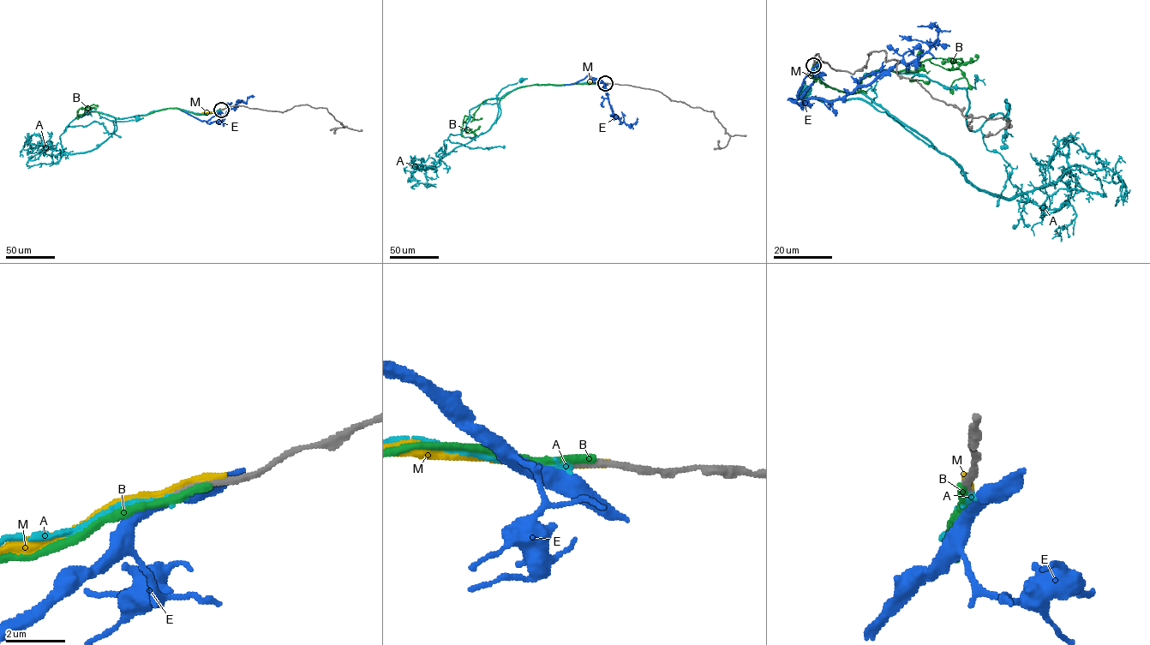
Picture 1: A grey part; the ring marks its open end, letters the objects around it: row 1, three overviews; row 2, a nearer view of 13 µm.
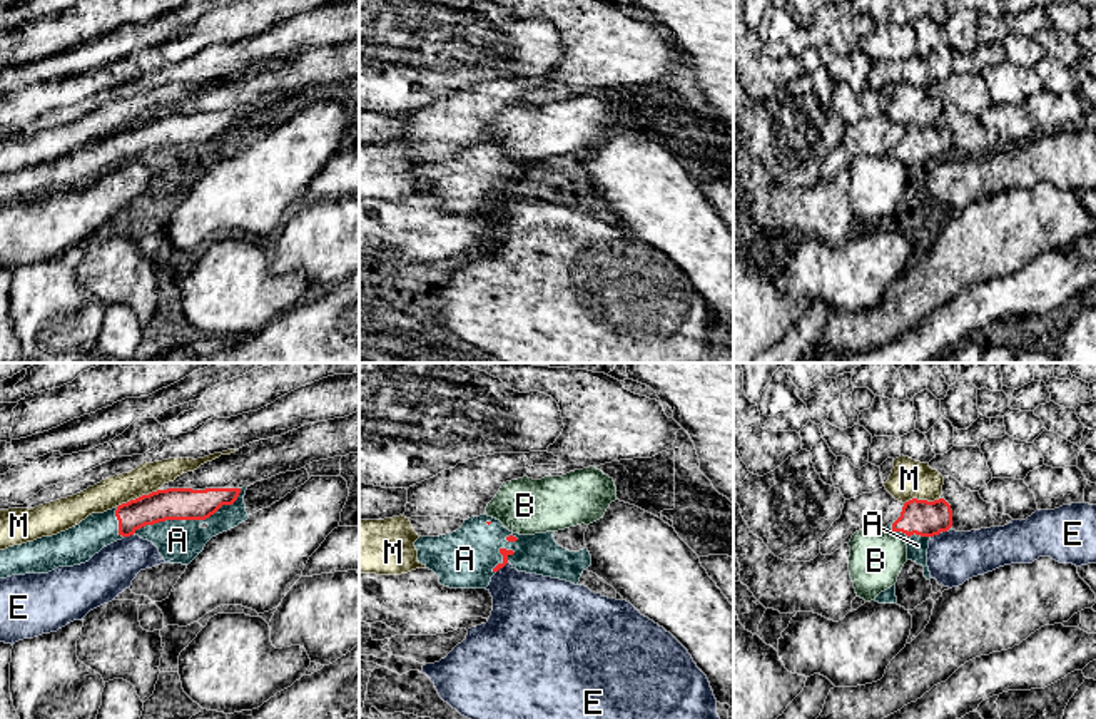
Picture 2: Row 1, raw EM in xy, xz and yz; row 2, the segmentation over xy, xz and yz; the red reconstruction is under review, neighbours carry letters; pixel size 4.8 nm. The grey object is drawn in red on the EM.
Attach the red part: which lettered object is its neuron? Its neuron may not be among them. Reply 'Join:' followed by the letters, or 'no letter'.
Join: A

